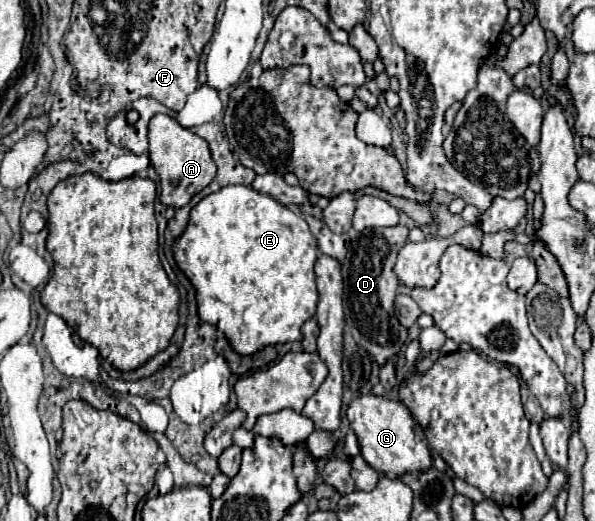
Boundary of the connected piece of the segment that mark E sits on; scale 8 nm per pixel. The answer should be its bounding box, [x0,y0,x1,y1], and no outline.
[175,185,319,355]

